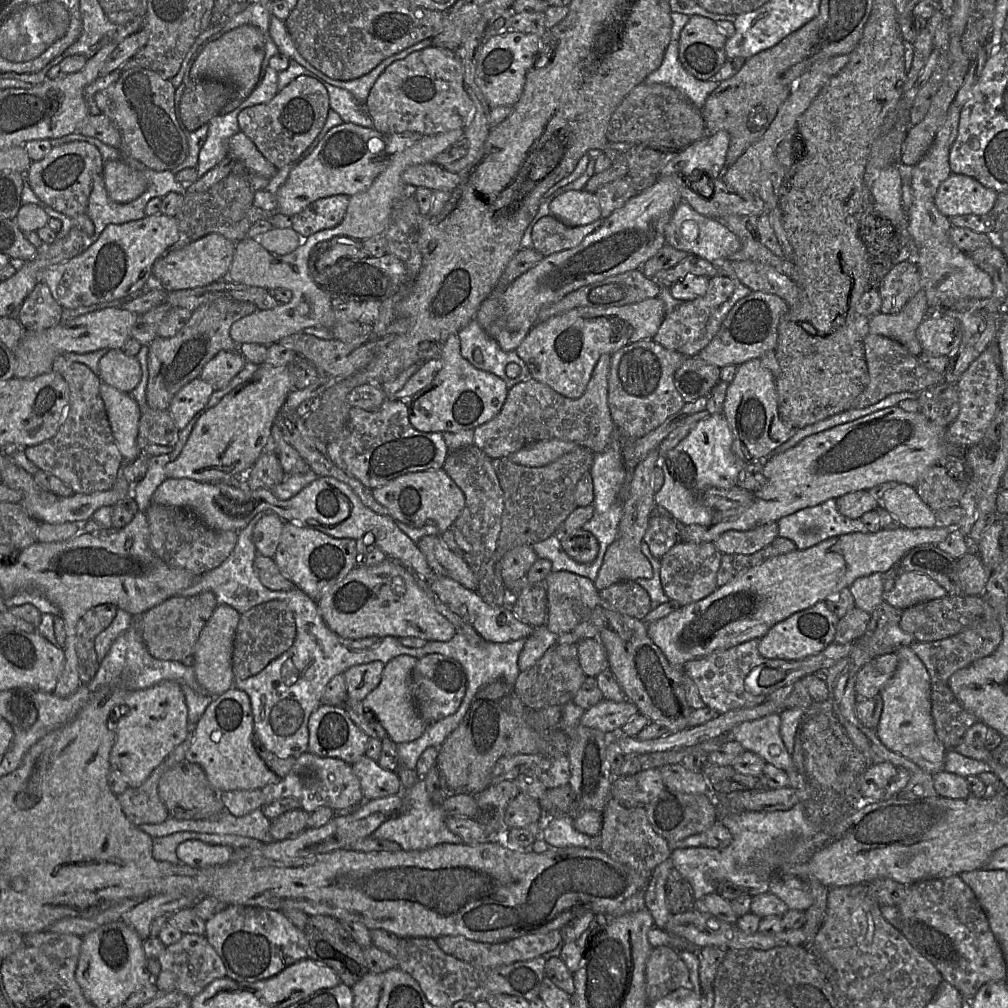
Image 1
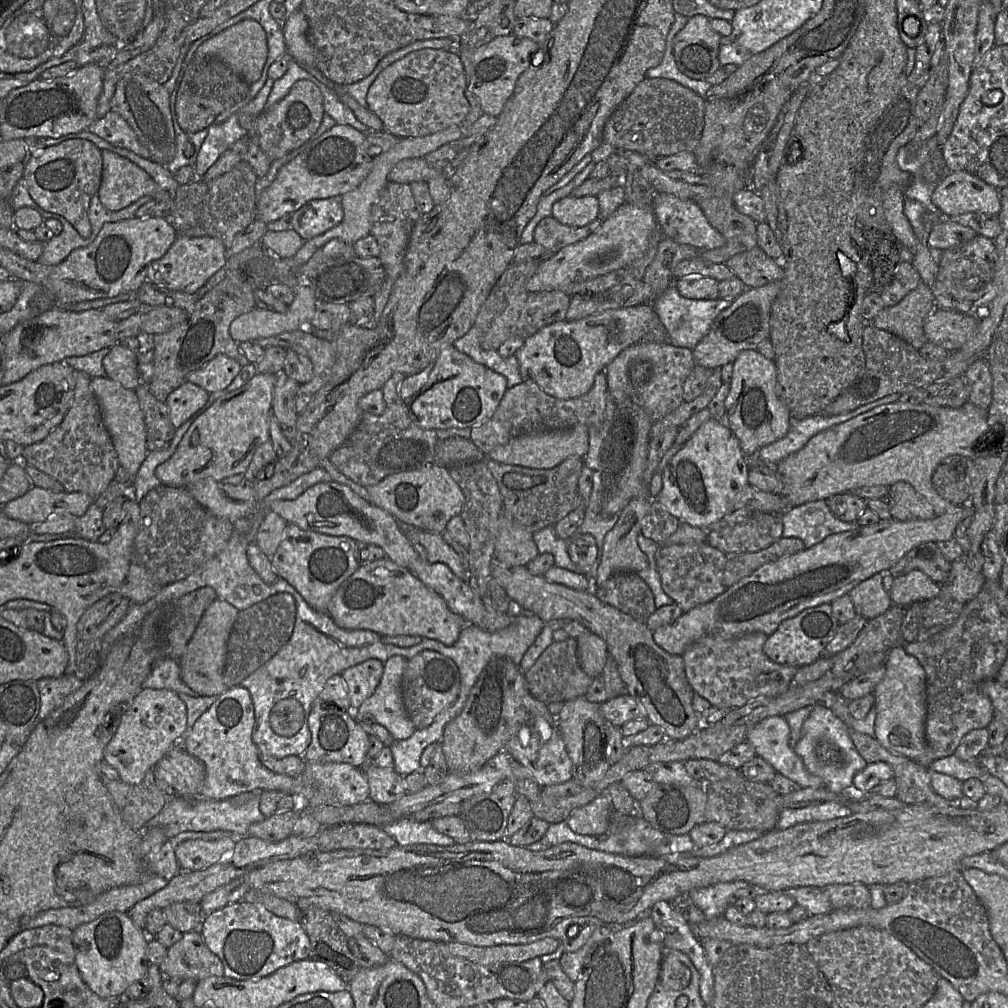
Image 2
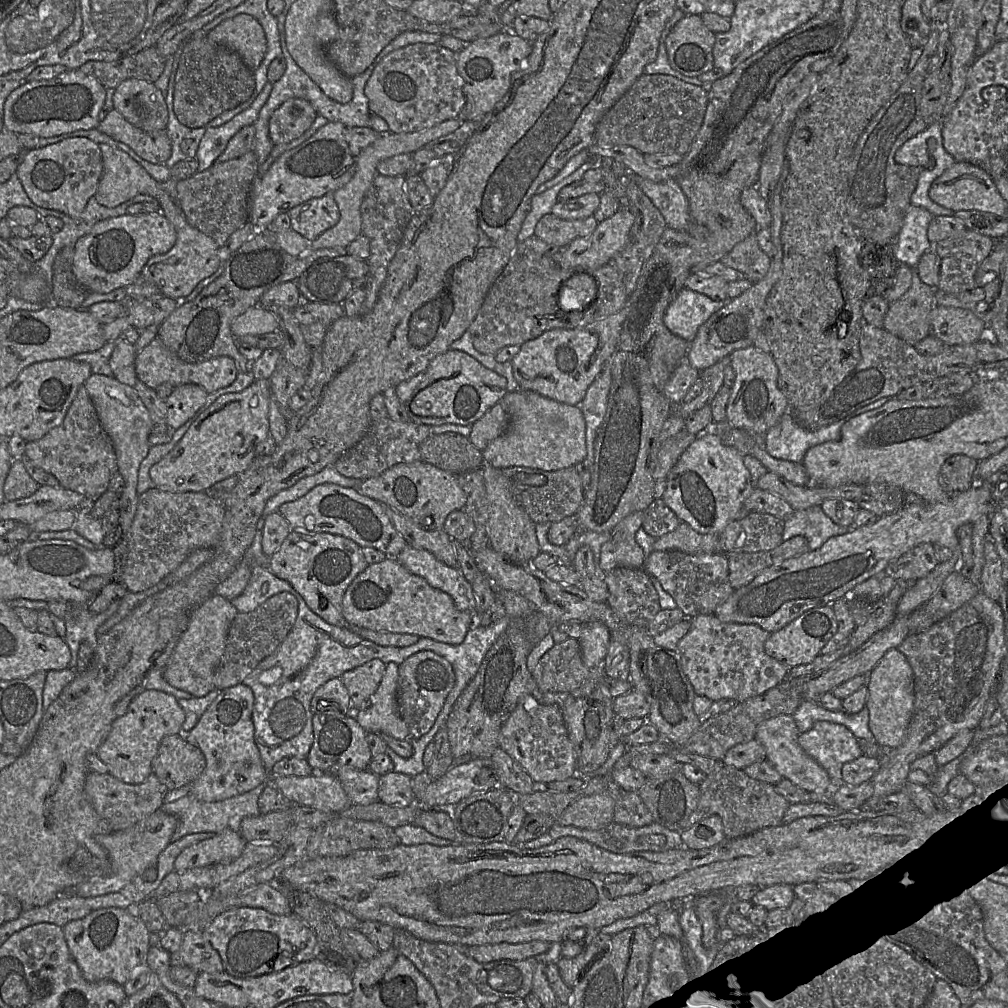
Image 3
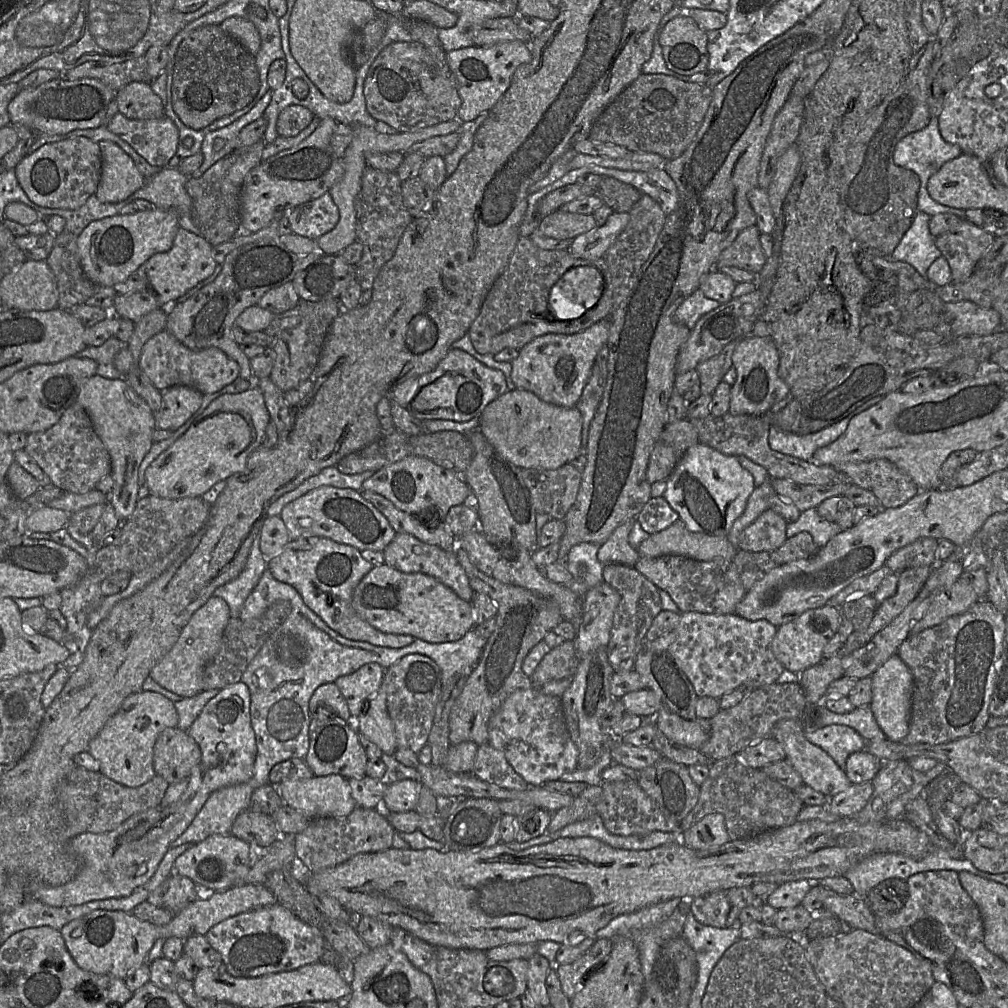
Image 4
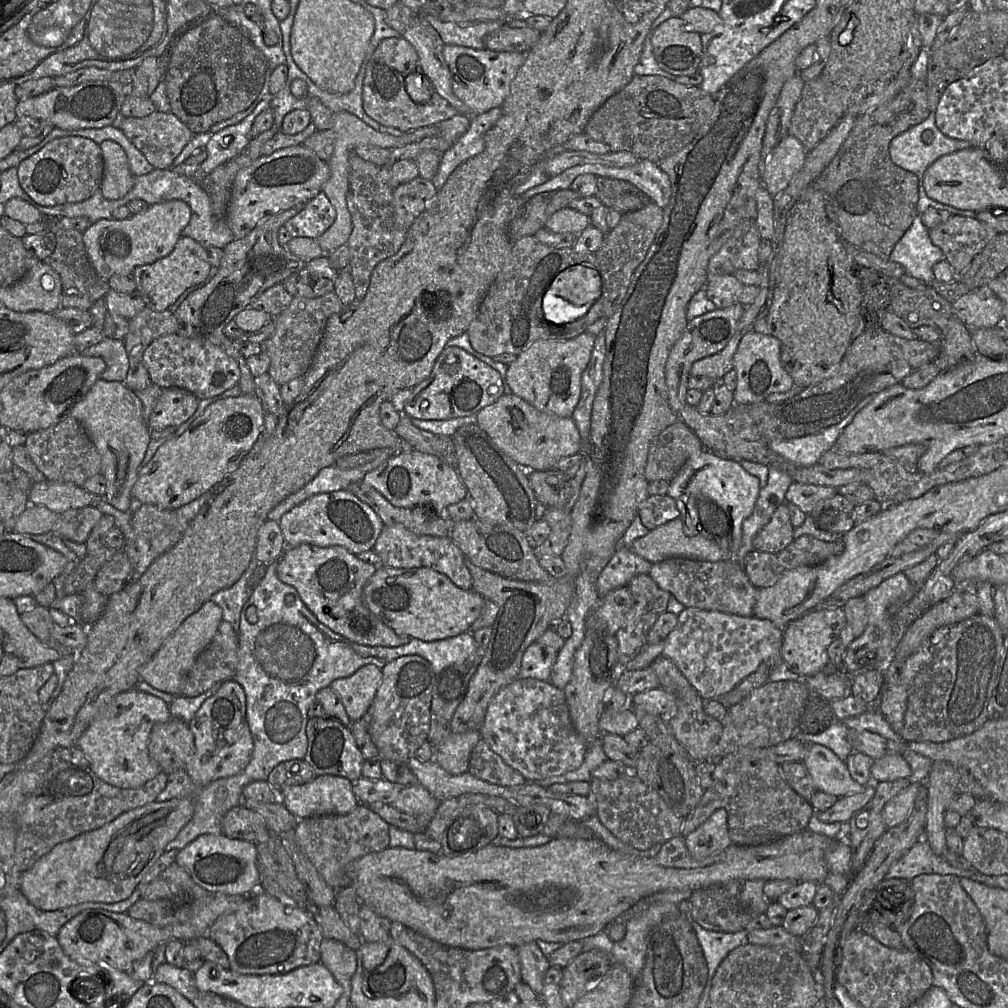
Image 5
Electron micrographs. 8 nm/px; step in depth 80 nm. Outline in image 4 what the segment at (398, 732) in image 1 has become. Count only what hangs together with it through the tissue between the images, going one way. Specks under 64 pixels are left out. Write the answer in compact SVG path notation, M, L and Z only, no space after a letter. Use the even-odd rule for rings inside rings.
M383 680L369 702L362 705L361 713L354 718L354 727L375 743L383 753L393 754L396 750L394 726L387 711Z

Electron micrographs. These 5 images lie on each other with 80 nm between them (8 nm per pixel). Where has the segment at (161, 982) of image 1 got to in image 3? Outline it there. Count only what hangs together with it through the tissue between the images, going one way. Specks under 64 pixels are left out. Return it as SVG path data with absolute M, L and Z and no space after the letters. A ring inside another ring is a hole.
M183 930L182 943L176 951L170 953L170 960L172 966L189 967L198 974L224 972L219 953L204 939L200 931Z

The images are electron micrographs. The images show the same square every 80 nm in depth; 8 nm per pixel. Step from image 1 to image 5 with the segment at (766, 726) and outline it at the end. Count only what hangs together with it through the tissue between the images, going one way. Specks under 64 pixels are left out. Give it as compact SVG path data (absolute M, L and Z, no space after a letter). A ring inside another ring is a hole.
M804 743L806 754L802 763L810 773L818 791L843 797L860 793L866 785L856 782L844 761L829 748L820 744Z

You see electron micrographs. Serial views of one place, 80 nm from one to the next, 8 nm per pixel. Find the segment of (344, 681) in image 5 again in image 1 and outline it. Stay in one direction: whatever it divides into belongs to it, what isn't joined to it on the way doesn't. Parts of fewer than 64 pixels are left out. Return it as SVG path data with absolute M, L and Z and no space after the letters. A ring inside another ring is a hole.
M376 660L348 668L343 673L347 698L362 702L379 685L384 666L381 661Z

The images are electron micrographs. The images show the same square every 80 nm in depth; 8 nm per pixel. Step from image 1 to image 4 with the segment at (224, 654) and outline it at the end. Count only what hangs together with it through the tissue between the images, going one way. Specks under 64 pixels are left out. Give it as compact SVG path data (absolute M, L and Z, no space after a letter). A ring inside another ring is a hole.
M212 595L190 618L171 650L152 668L149 676L164 689L180 697L193 697L202 689L205 666L218 653L223 633L231 618L224 599Z

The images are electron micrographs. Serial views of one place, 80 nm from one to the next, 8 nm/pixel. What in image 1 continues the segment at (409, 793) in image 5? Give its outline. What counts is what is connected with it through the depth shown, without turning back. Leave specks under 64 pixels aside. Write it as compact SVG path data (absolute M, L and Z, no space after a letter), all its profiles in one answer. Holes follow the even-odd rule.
M365 755L351 767L360 781L360 788L366 801L401 794L403 790L396 772L382 768Z

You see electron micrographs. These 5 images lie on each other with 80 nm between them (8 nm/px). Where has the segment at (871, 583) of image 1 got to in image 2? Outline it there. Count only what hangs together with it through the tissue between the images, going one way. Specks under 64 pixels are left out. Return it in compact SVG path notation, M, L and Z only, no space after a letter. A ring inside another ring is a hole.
M881 572L862 581L850 591L857 614L867 620L885 613L892 605L889 593L883 585Z

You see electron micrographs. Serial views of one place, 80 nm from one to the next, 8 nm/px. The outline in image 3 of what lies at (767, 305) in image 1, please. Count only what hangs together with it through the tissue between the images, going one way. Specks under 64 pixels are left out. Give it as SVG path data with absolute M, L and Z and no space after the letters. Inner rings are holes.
M785 157L785 165L782 170L780 181L777 184L774 190L774 194L771 199L771 202L769 203L769 209L772 216L772 222L770 225L770 233L771 233L772 242L774 244L774 255L771 258L769 270L763 279L761 279L758 282L754 282L750 288L748 288L739 296L733 299L729 299L726 305L724 305L720 310L712 314L710 318L699 327L695 338L693 339L692 342L690 342L689 349L686 354L686 357L690 365L699 371L702 371L714 365L723 357L730 355L733 351L737 349L754 345L754 341L757 334L759 333L760 330L763 330L763 319L764 319L766 299L770 291L774 287L774 285L779 280L782 274L782 269L783 269L783 246L782 246L782 241L781 241L783 216L782 216L782 208L781 208L781 199L782 199L781 192L782 192L783 182L787 176L787 173L788 173L788 165L786 163L786 157Z

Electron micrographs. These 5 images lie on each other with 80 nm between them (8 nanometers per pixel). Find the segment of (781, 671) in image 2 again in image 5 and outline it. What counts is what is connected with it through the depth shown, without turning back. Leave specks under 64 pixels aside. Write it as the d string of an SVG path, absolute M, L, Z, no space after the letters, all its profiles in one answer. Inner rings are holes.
M685 608L678 615L678 623L676 627L670 632L667 639L665 640L665 647L663 649L662 655L669 658L677 665L682 674L686 677L689 683L696 689L696 691L704 700L717 699L723 694L726 694L730 692L732 689L734 689L741 681L743 681L750 674L754 673L762 663L768 664L770 669L772 669L775 666L777 666L780 662L782 662L781 659L782 638L783 638L783 629L777 627L769 619L761 619L755 616L740 616L716 610Z

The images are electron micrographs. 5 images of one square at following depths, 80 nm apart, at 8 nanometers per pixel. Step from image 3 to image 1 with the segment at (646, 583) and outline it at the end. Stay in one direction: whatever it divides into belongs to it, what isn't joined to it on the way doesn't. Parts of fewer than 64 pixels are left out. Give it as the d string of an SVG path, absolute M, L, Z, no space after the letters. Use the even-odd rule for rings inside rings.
M622 581L599 591L600 605L644 620L652 609L649 593L636 581Z

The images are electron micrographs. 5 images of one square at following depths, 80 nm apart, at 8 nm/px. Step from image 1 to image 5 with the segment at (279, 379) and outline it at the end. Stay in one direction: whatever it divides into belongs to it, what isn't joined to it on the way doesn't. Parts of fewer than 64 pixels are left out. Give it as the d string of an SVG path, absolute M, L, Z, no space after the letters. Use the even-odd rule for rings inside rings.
M255 394L217 400L180 436L163 444L138 471L133 500L160 508L178 509L209 492L233 473L263 432L265 411Z

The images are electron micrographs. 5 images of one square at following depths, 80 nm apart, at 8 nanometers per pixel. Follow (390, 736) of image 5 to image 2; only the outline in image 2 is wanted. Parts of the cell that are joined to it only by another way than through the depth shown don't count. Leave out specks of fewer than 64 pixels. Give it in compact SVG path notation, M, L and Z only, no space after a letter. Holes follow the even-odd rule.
M425 650L408 660L402 676L402 697L415 729L428 727L438 714L456 700L459 690L459 671L450 658L436 651Z

